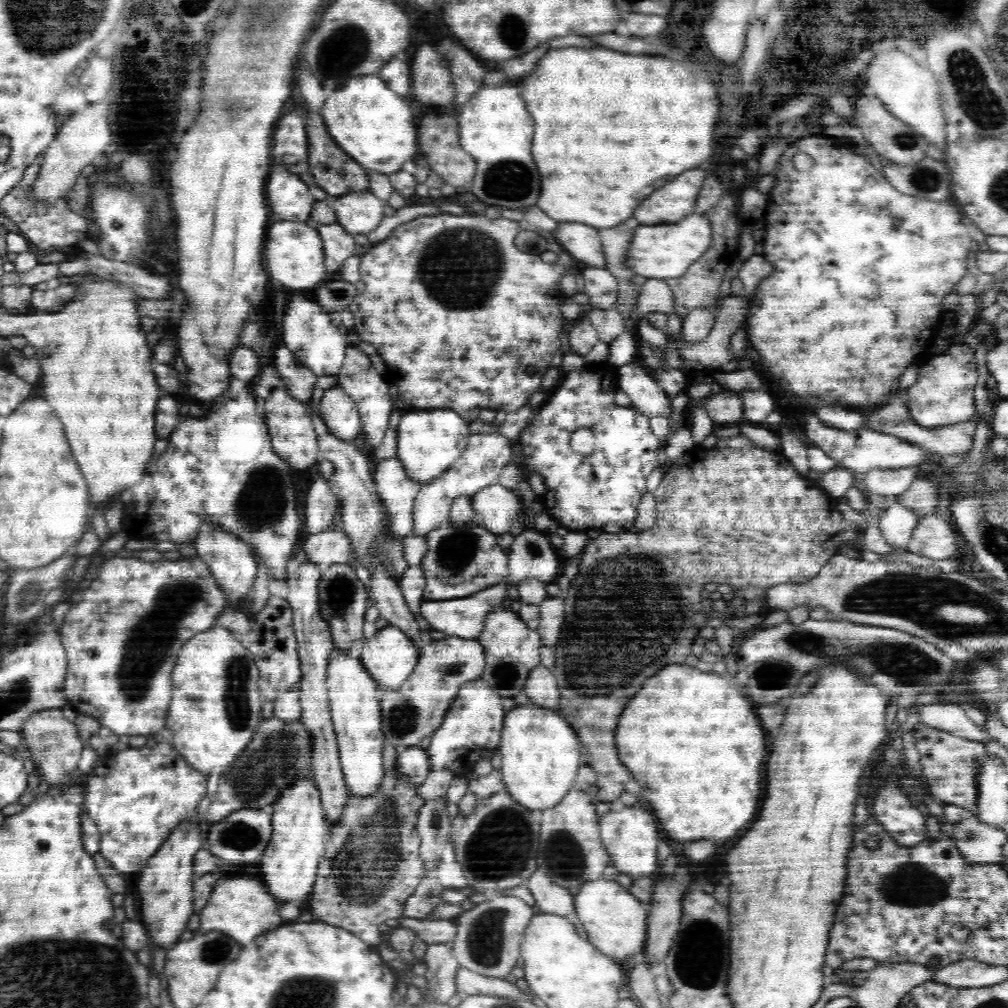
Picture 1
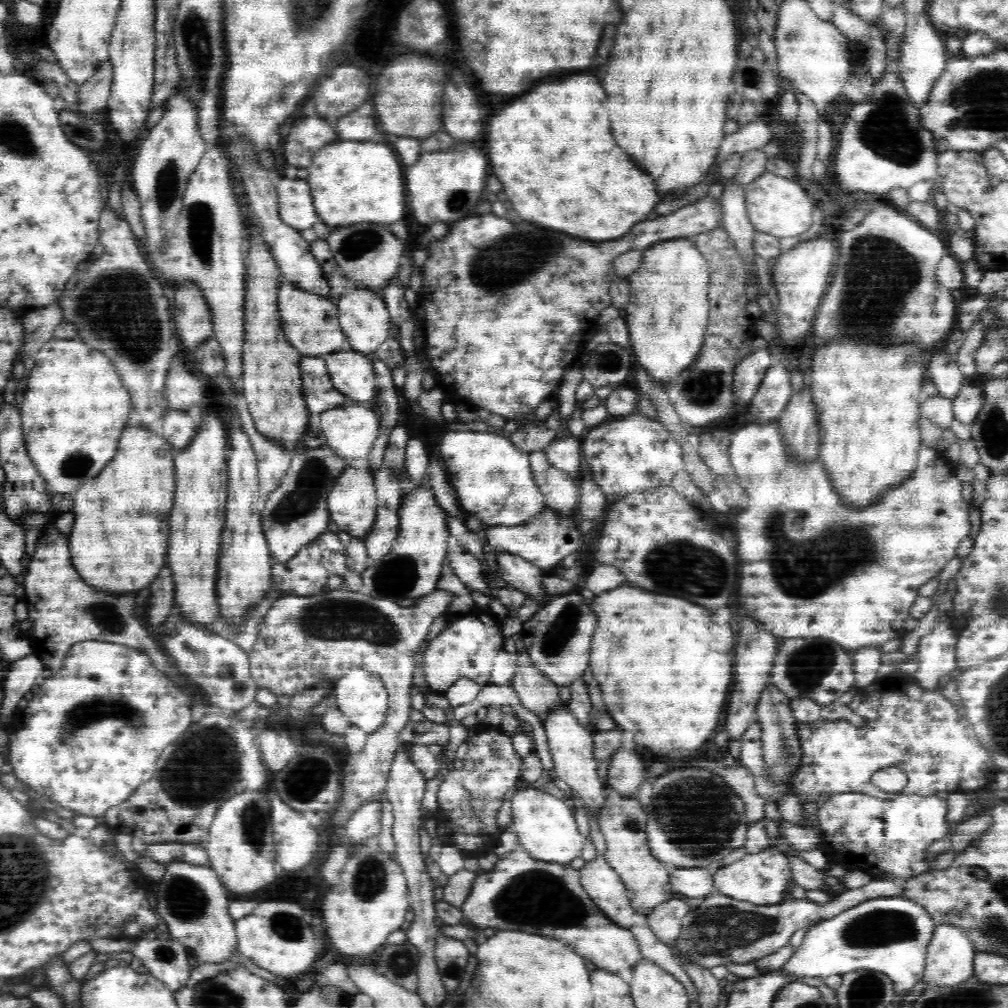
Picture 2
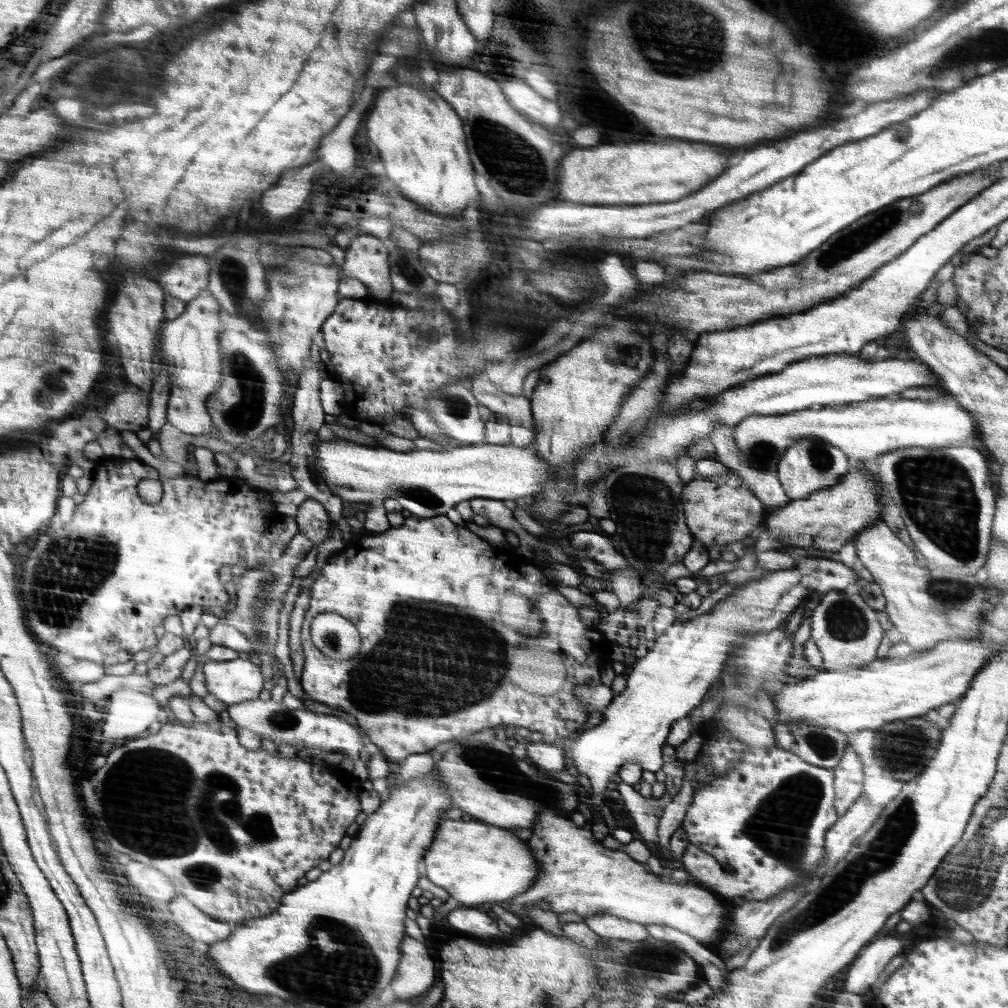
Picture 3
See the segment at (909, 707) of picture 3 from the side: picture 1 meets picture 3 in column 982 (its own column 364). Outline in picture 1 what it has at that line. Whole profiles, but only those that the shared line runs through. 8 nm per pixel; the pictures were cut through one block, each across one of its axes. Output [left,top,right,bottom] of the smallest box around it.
[361,625,419,691]

